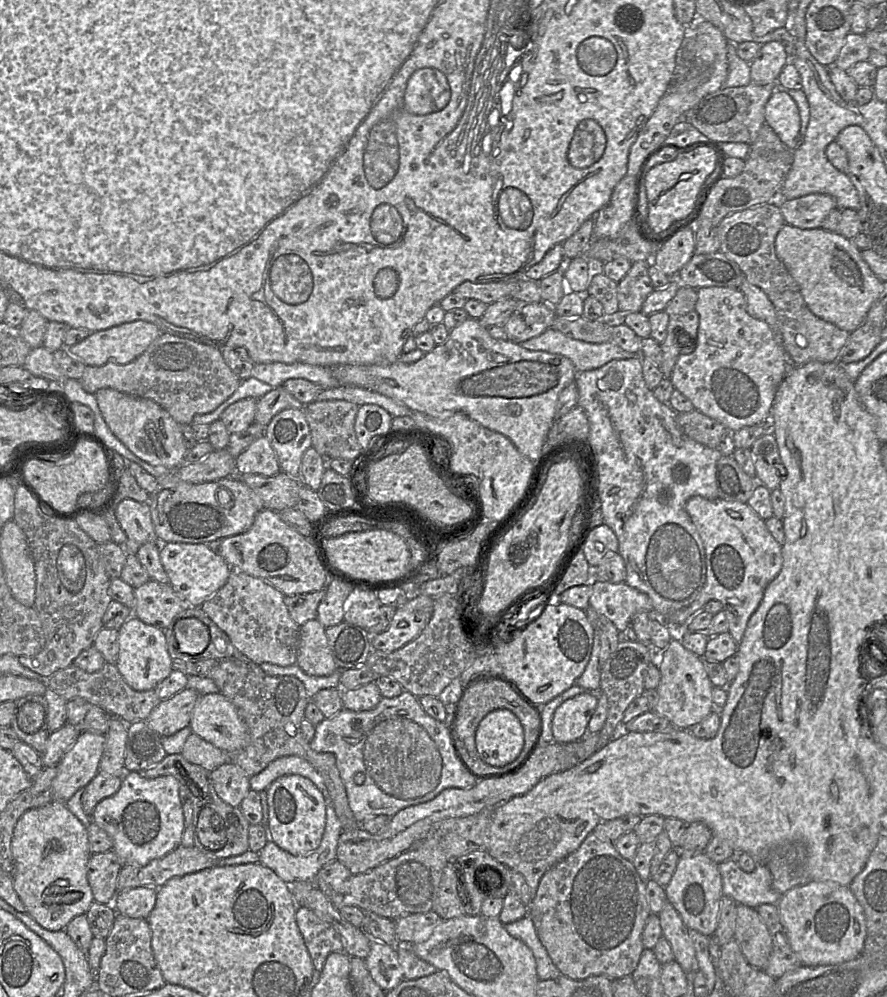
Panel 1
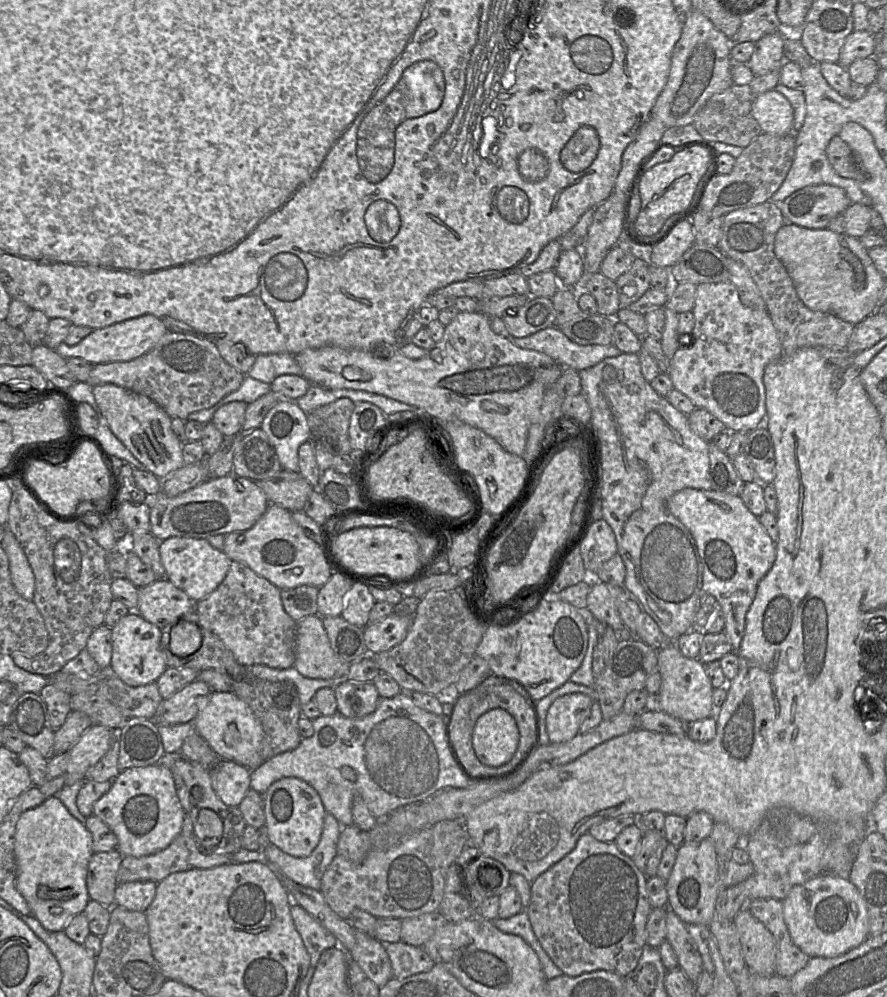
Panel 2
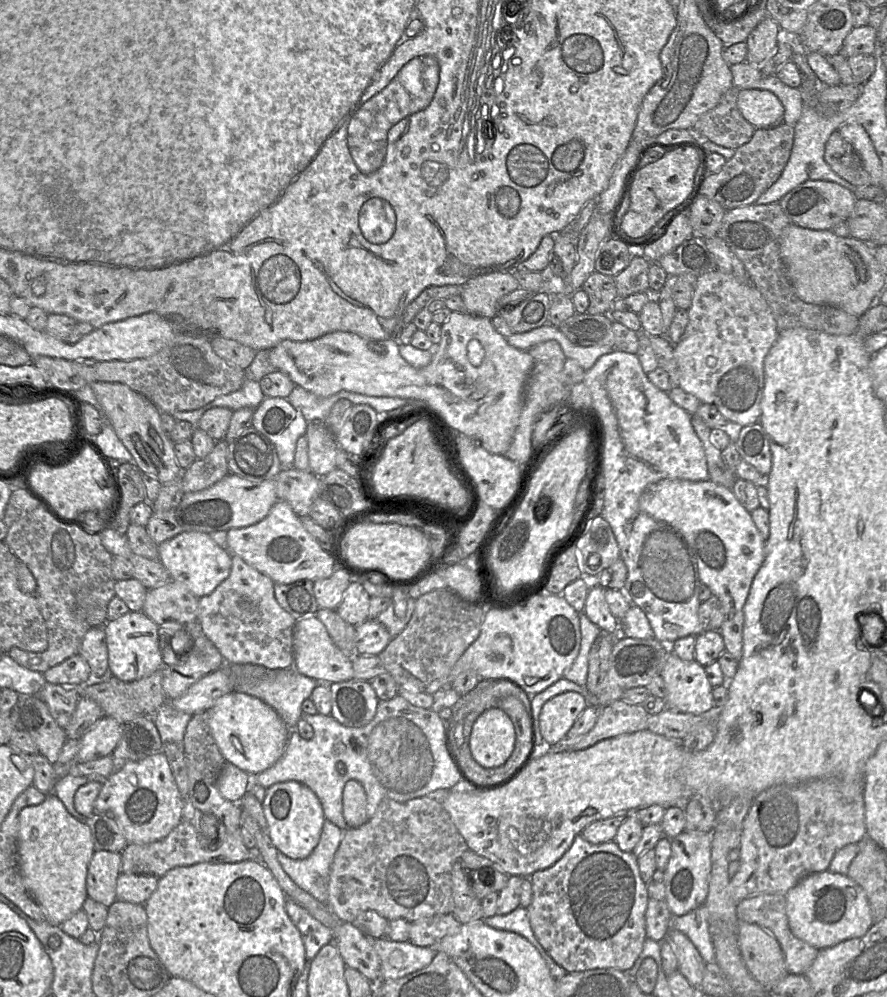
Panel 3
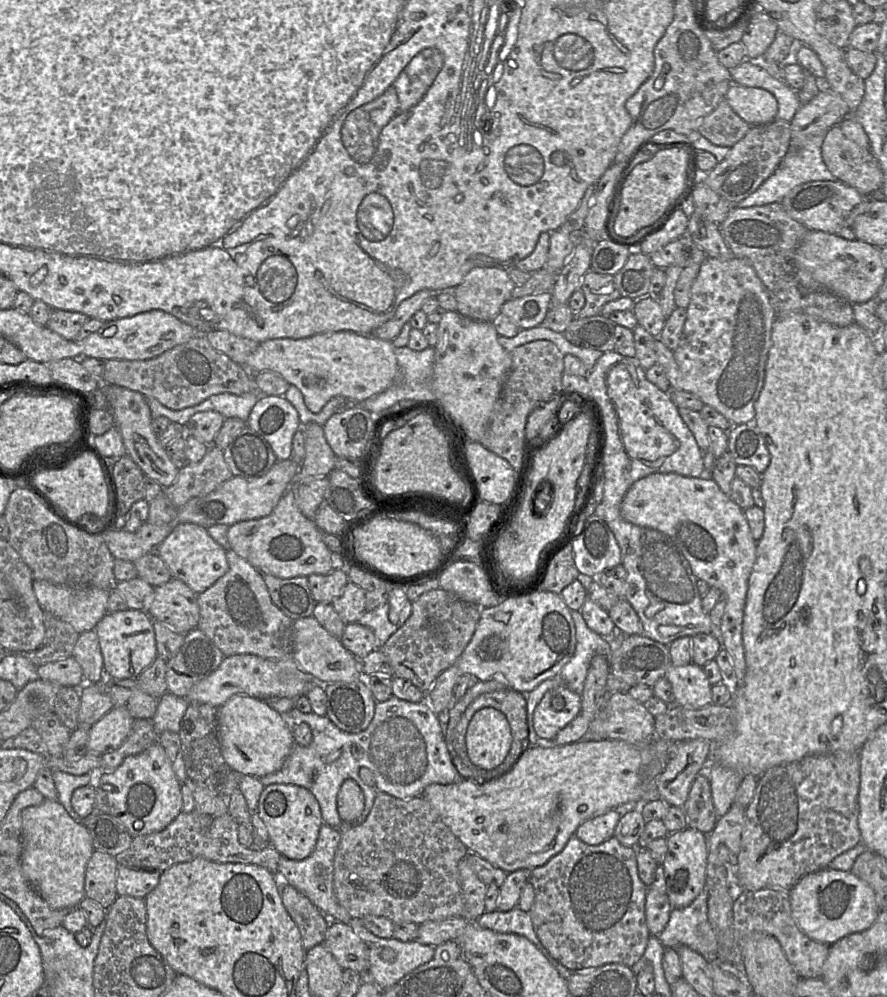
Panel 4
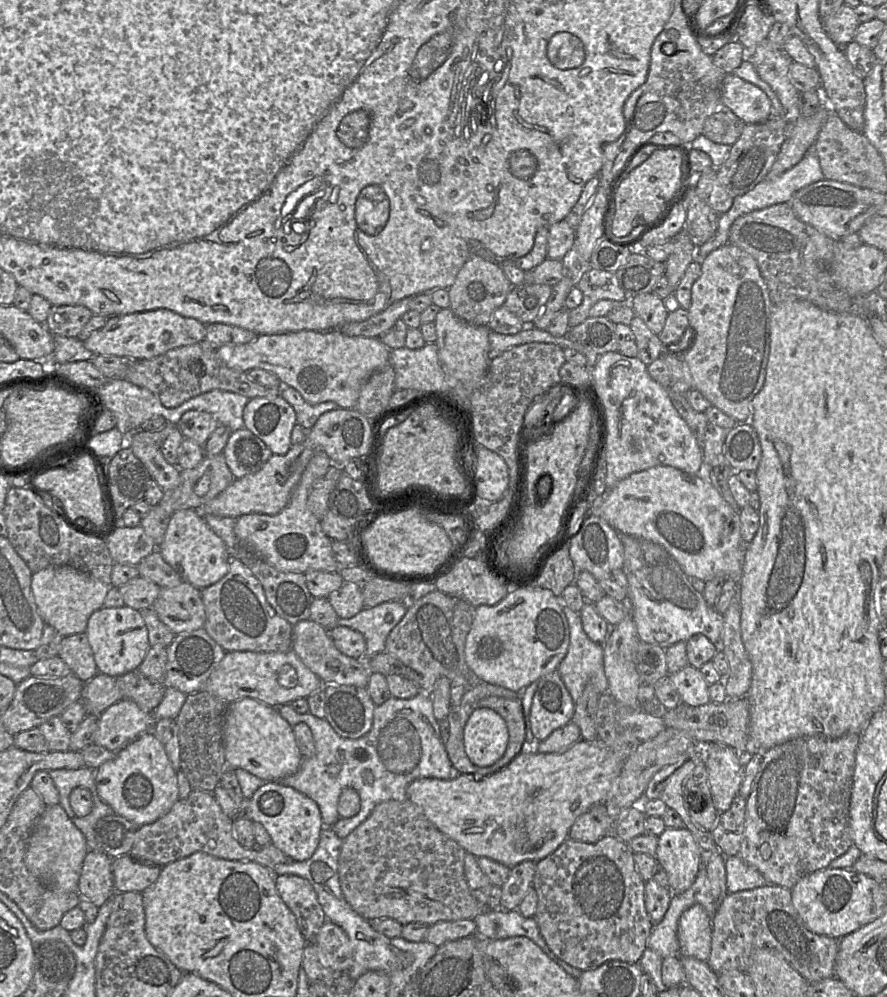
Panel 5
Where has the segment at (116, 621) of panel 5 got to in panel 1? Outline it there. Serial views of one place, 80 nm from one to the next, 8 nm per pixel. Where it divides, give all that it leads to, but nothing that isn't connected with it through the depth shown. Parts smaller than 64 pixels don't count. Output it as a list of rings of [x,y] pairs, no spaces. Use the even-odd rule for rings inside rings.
[[[132,615],[119,629],[119,652],[116,666],[127,682],[136,691],[155,689],[173,671],[167,650],[164,630],[145,624]]]

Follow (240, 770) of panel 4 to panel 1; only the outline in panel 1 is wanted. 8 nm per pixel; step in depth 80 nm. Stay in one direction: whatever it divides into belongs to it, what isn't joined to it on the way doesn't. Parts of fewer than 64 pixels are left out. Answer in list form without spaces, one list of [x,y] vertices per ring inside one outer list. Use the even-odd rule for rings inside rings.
[[[221,692],[201,695],[192,712],[192,732],[228,753],[248,746],[250,734],[234,704]]]

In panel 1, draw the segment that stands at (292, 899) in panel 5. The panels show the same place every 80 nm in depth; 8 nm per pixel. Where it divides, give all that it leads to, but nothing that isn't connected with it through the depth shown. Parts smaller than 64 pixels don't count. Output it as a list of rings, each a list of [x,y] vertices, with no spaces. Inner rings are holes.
[[[298,906],[295,921],[309,953],[313,968],[318,973],[323,969],[329,954],[344,952],[338,932],[331,924],[320,919],[310,909]]]

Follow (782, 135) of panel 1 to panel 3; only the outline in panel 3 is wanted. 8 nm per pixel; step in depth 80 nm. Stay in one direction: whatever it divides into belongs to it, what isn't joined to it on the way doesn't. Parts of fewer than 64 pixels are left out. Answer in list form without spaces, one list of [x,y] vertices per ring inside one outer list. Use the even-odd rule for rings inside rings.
[[[739,90],[737,107],[756,129],[771,128],[783,123],[784,107],[777,96],[768,90]]]

